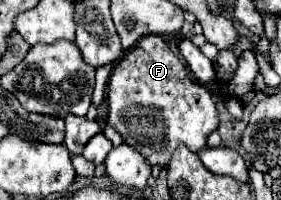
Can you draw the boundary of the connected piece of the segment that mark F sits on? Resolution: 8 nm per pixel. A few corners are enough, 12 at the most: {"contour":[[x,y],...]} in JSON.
{"contour":[[161,36],[115,64],[107,122],[165,168],[205,148],[211,92]]}

